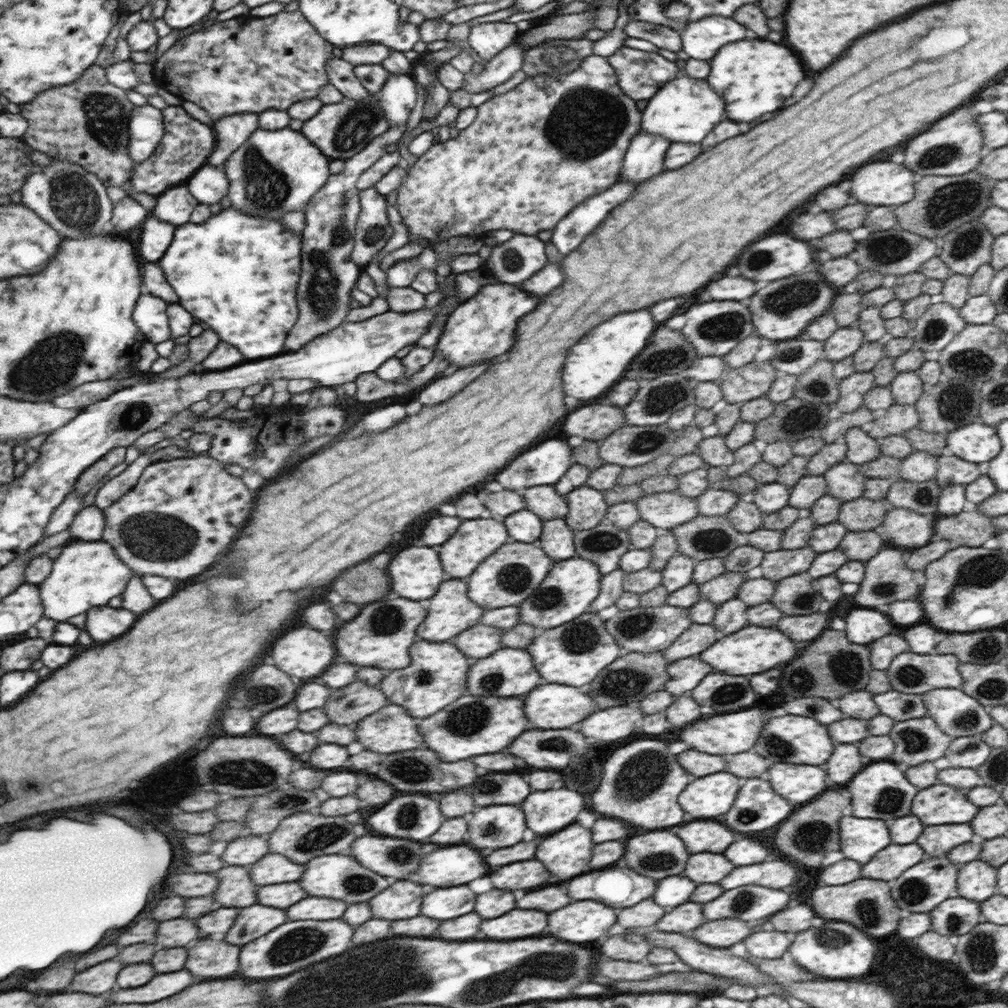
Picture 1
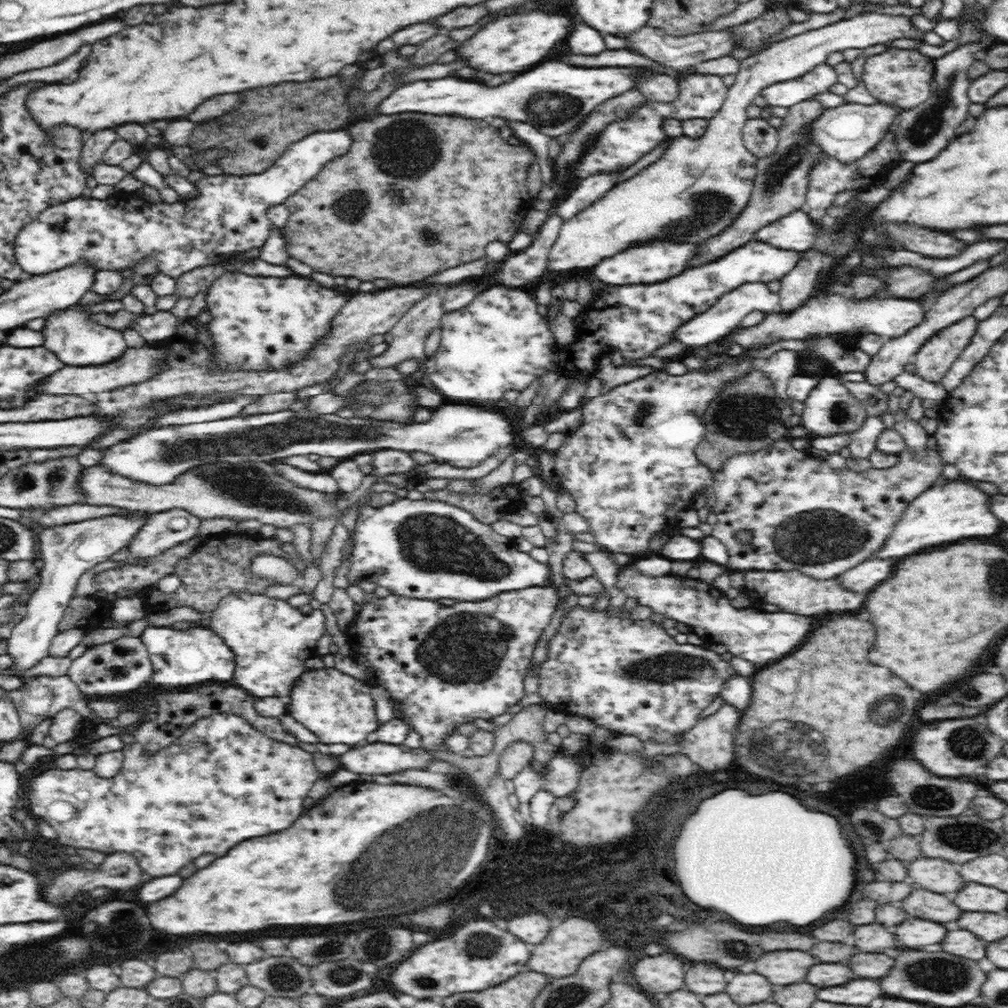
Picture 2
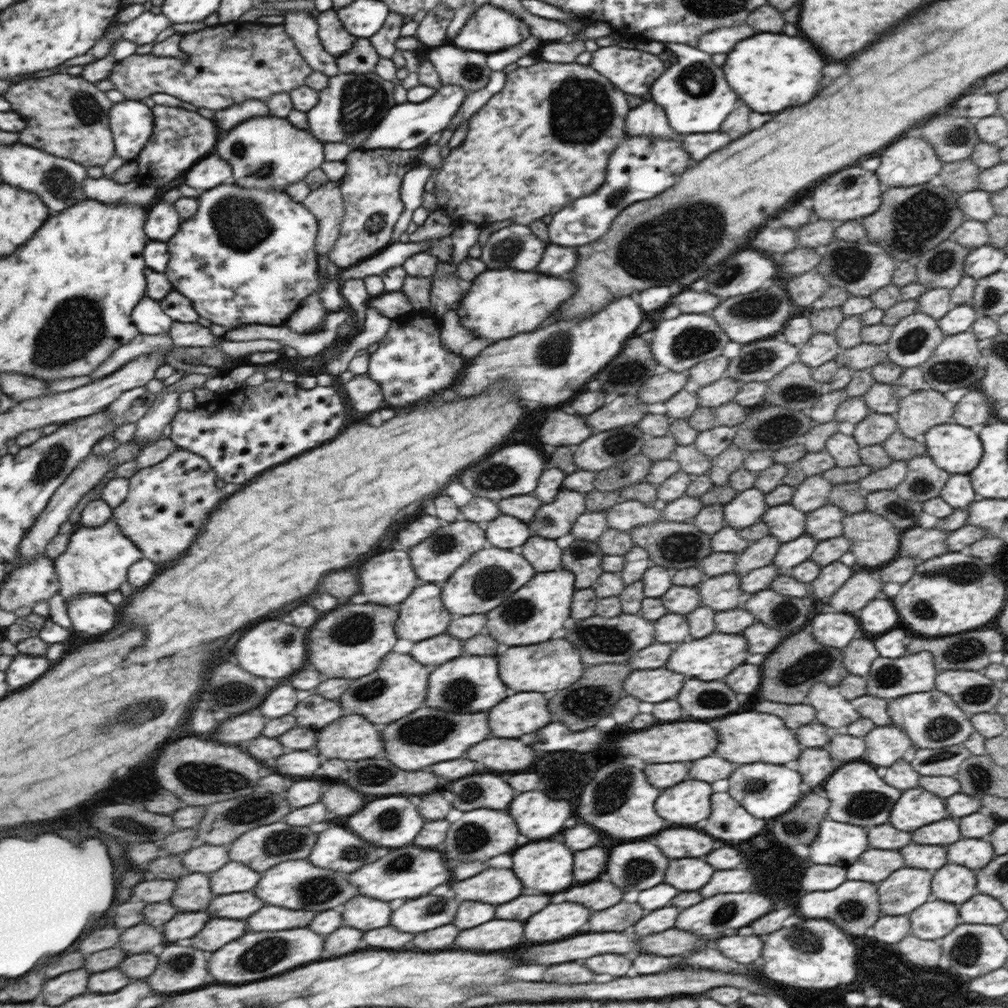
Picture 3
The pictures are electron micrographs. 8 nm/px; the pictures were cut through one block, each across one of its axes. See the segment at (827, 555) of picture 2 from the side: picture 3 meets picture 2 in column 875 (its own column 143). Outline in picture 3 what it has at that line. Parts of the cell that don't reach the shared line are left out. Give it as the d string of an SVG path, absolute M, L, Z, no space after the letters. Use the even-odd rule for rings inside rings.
M180 449L170 458L166 458L151 467L139 470L131 479L131 491L126 502L115 509L113 518L118 527L146 554L146 558L168 564L182 560L188 550L199 540L203 534L207 522L211 520L216 511L220 509L220 504L228 498L228 493L218 488L219 474L215 466L204 458L204 455L196 454L195 451Z

